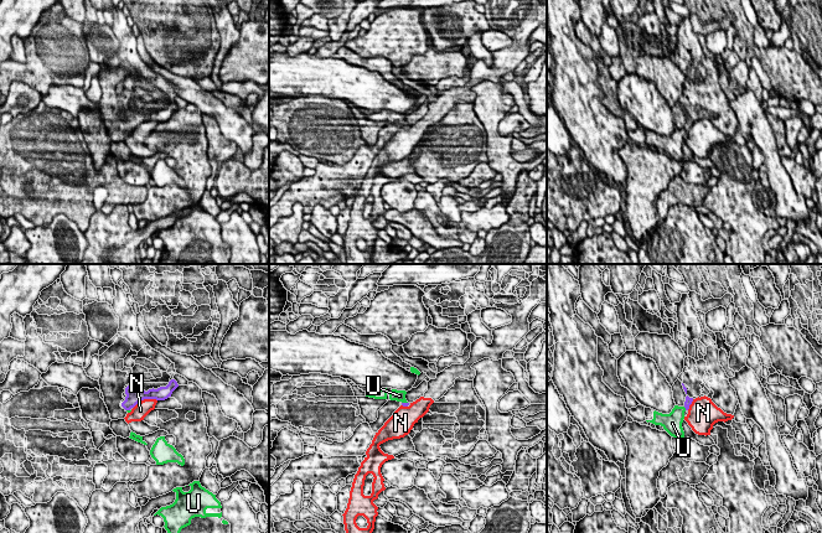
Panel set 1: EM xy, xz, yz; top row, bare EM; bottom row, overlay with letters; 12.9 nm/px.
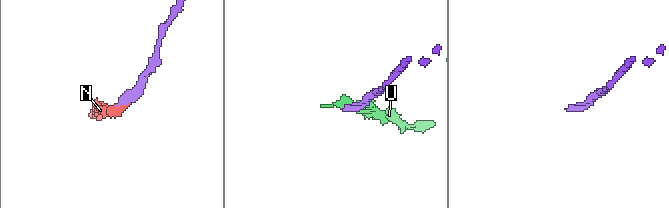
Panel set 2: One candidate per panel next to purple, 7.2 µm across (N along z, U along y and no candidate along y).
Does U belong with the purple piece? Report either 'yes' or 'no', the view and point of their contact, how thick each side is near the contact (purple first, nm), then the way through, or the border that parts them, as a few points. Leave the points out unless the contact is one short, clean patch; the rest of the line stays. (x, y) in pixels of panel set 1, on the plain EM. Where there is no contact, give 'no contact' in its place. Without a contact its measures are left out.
no; meets purple in xz at (404, 125); 60 nm thick on the purple side, 160 nm on the other; border along xz (402, 124), (407, 125)

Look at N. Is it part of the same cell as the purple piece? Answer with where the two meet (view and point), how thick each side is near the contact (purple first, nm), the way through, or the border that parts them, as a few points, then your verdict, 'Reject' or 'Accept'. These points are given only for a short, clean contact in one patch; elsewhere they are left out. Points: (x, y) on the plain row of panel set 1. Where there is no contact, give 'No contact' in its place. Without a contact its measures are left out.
Touches purple at xy (144, 120). Thickness 220 nm (purple) against 200 nm. Boundary: xy (156, 122), (141, 122), (133, 130). Reject

